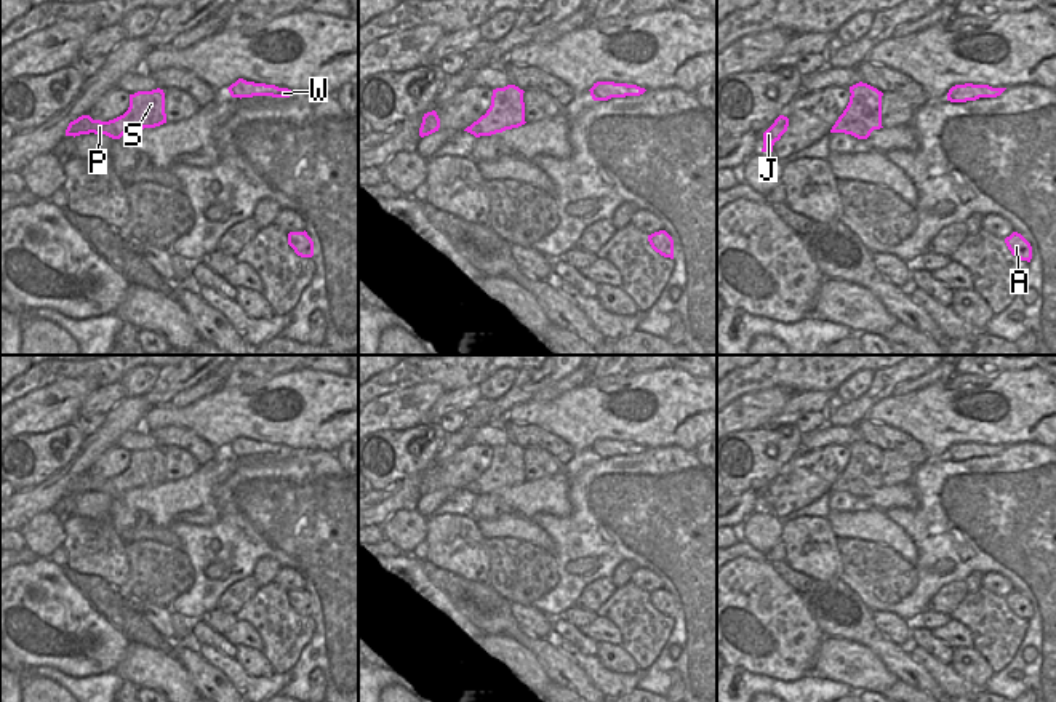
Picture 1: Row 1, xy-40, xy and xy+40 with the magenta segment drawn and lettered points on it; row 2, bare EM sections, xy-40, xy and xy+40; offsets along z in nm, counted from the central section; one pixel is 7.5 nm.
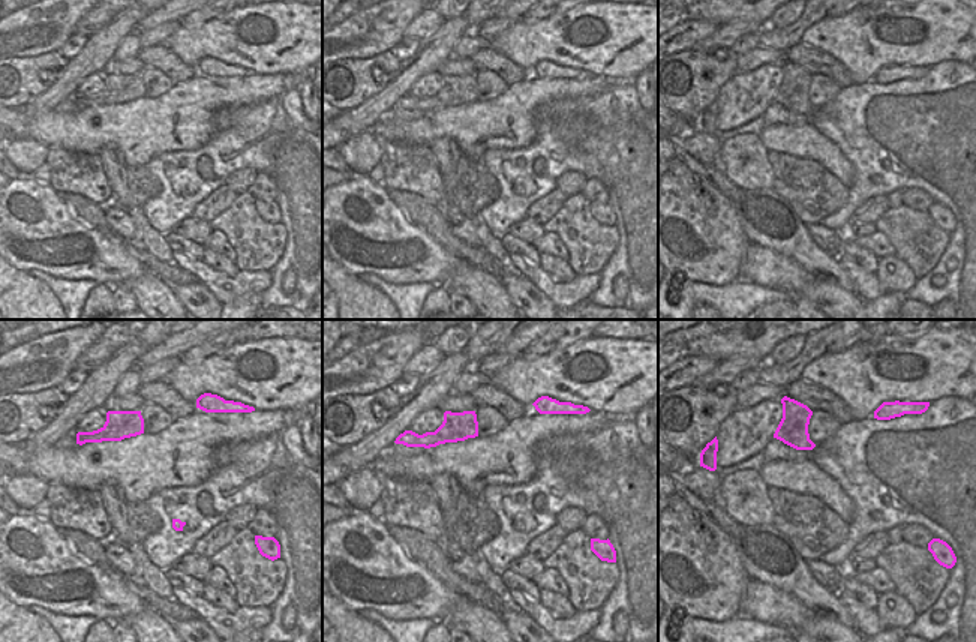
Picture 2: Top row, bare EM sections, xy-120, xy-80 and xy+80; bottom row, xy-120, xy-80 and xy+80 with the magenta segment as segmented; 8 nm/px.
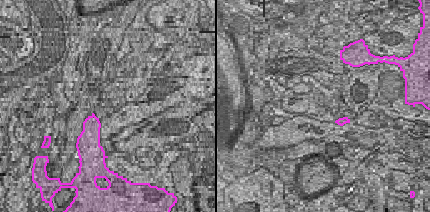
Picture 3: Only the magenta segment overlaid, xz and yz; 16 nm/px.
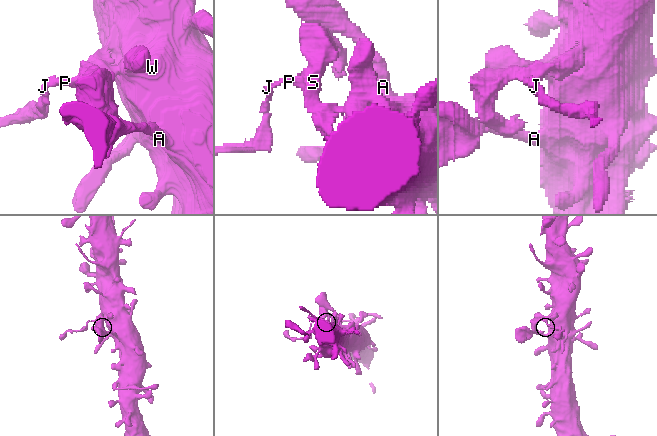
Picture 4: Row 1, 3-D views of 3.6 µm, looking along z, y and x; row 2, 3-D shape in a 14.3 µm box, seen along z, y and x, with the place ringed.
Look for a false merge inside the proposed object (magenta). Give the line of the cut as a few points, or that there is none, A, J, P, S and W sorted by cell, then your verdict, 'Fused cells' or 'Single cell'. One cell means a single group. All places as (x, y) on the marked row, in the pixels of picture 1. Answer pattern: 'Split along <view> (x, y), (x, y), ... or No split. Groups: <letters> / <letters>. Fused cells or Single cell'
No split. Groups: A J P S W. Single cell

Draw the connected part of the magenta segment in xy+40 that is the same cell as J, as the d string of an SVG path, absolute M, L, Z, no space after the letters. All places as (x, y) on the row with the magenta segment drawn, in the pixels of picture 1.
M779 115L774 123L763 133L763 149L762 152L773 152L773 146L787 131L789 118Z

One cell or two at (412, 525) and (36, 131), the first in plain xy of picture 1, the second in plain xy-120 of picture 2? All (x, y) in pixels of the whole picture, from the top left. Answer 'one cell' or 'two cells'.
two cells

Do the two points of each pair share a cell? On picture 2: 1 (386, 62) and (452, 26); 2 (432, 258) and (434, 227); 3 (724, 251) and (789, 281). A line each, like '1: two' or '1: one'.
1: two
2: two
3: two

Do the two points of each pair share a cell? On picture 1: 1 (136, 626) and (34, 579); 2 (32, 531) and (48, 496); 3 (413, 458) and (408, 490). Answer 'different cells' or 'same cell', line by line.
1: different cells
2: different cells
3: different cells

